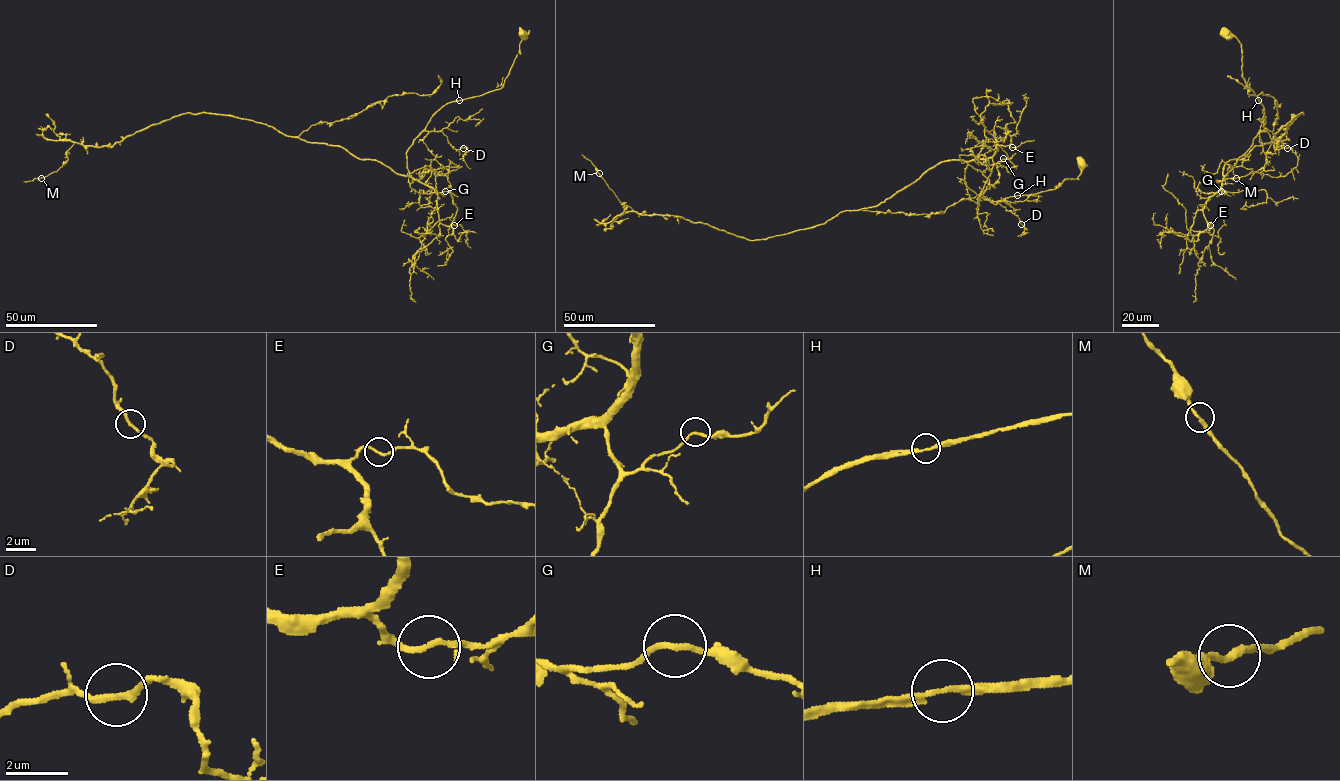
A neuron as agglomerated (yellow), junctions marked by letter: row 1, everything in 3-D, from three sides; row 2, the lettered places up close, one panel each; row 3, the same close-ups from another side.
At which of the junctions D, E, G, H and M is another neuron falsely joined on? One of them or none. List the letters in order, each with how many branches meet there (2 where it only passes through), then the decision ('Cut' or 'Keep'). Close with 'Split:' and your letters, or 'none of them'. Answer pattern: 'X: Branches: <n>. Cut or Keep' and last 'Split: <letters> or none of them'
D: Branches: 2. Keep
E: Branches: 2. Keep
G: Branches: 2. Keep
H: Branches: 2. Keep
M: Branches: 2. Keep
Split: none of them

